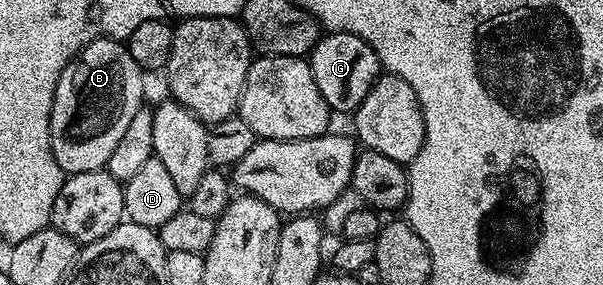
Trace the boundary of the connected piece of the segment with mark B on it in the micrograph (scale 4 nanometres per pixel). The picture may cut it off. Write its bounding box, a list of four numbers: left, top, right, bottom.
[50,37,144,174]

